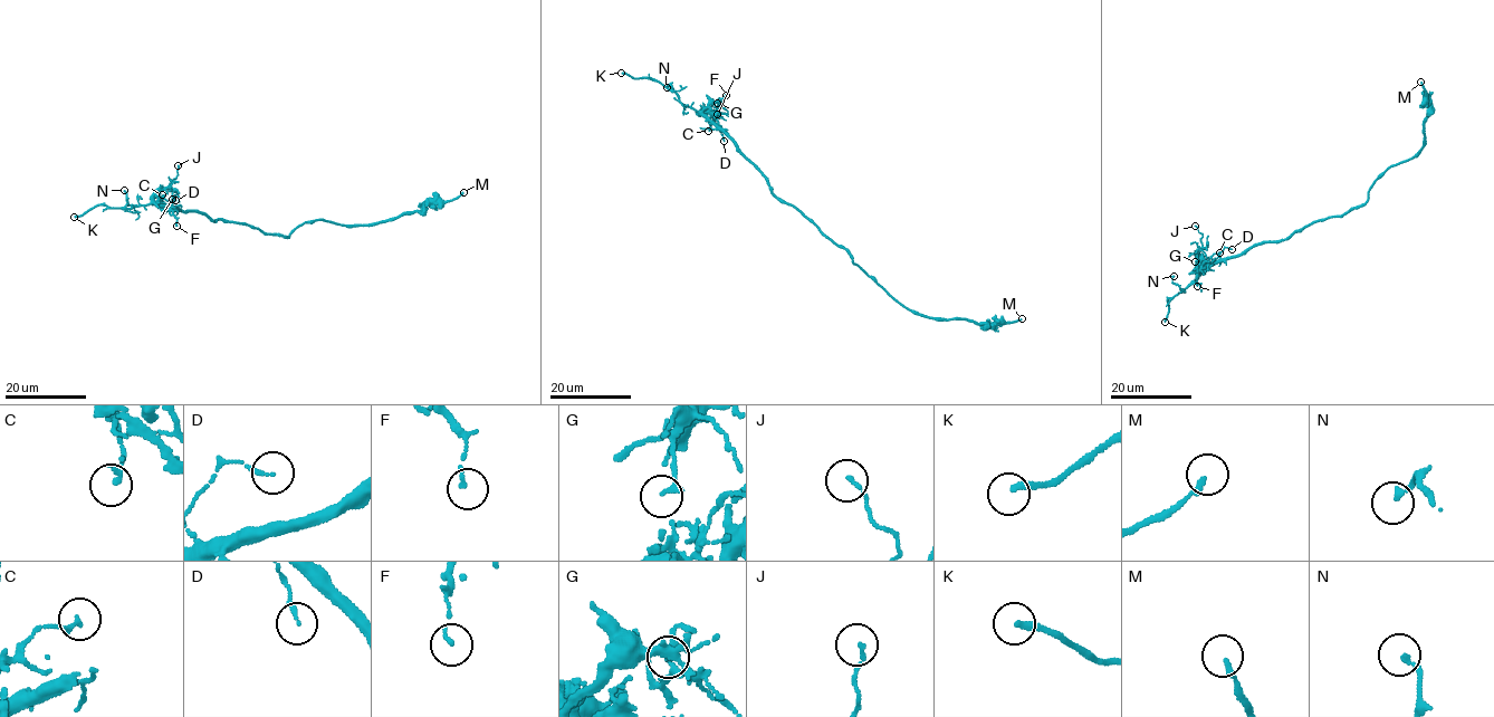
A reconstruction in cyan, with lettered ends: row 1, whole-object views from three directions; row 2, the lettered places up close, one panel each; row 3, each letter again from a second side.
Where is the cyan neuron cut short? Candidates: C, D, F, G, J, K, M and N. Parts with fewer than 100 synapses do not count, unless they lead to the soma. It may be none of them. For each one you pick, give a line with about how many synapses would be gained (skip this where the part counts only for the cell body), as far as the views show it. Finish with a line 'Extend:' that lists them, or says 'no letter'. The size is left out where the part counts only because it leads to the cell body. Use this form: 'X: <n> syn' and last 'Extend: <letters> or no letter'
Extend: K

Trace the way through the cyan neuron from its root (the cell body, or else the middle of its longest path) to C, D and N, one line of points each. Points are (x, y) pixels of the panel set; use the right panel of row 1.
C: (1330, 218), (1305, 226), (1282, 240), (1248, 247), (1235, 257), (1207, 263), (1214, 254), (1219, 252)
D: (1330, 218), (1305, 226), (1282, 240), (1248, 247), (1234, 256), (1218, 256), (1225, 247), (1232, 249)
N: (1330, 218), (1305, 226), (1282, 240), (1248, 247), (1235, 257), (1209, 264), (1186, 288), (1172, 281), (1174, 276)

